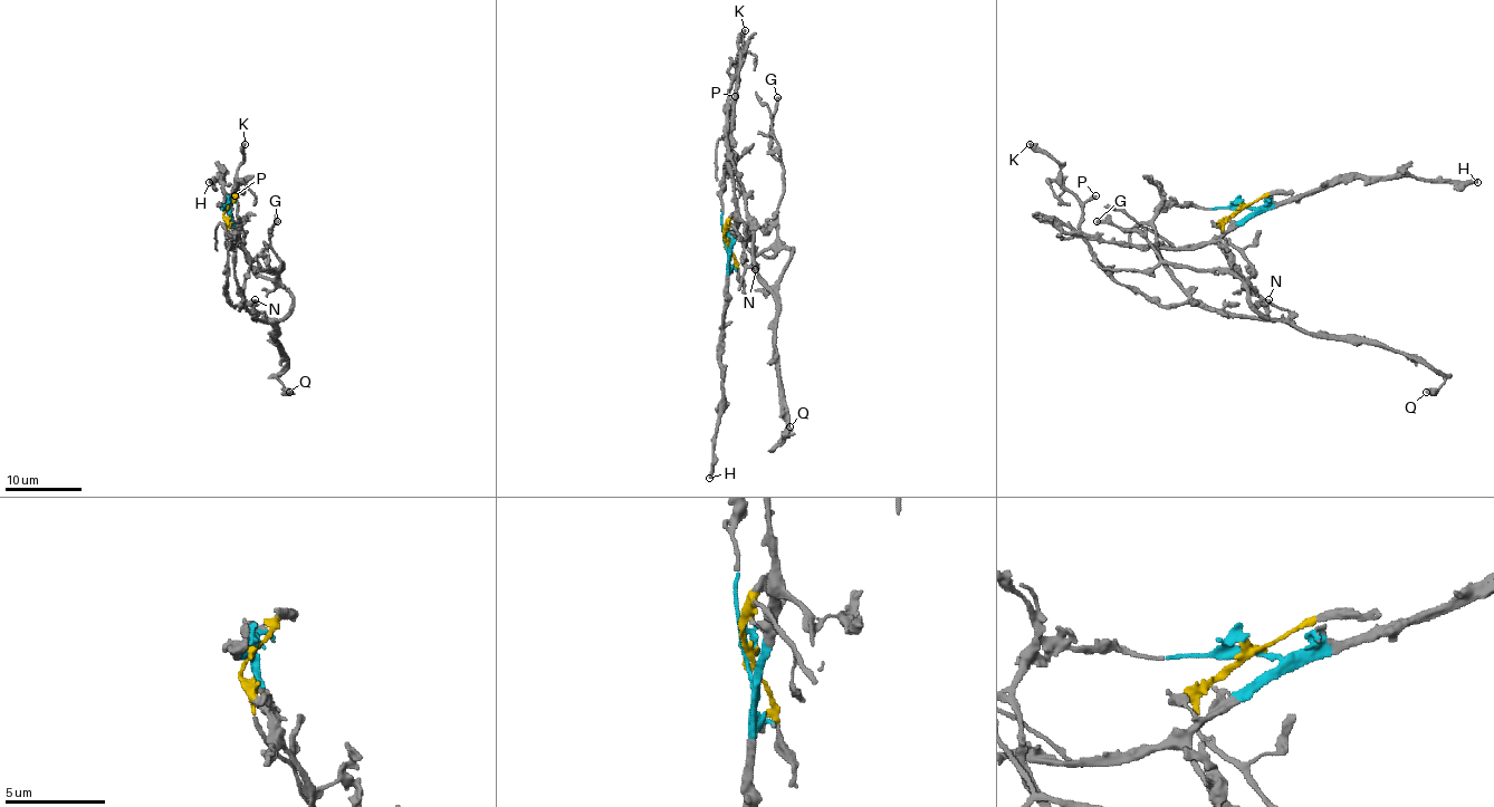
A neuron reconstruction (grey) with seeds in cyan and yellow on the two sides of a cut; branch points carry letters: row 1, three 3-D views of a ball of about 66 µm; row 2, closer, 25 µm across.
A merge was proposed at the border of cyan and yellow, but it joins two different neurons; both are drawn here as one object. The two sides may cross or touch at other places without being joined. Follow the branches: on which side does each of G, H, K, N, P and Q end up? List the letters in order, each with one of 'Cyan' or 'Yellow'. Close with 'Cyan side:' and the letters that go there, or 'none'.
G: Yellow
H: Cyan
K: Cyan
N: Yellow
P: Cyan
Q: Yellow
Cyan side: H, K, P

